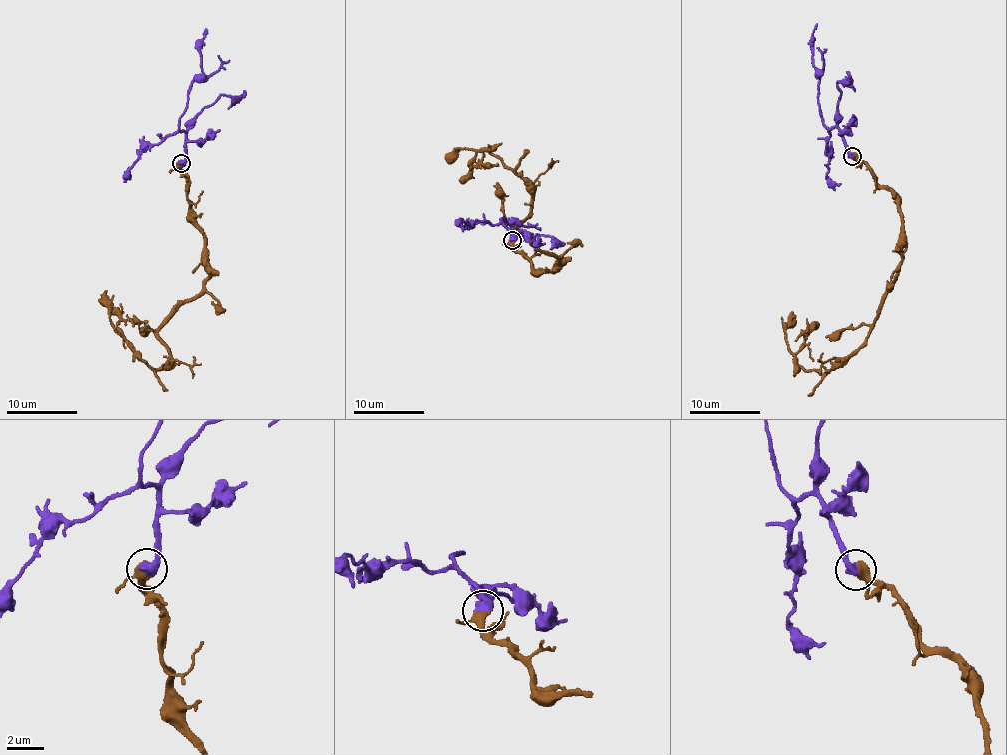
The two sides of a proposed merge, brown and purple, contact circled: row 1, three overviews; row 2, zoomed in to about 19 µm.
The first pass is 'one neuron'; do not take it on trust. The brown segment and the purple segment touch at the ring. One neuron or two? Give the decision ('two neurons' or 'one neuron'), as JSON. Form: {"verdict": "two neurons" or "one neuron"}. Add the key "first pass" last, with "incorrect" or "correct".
{"verdict": "one neuron", "first pass": "correct"}

